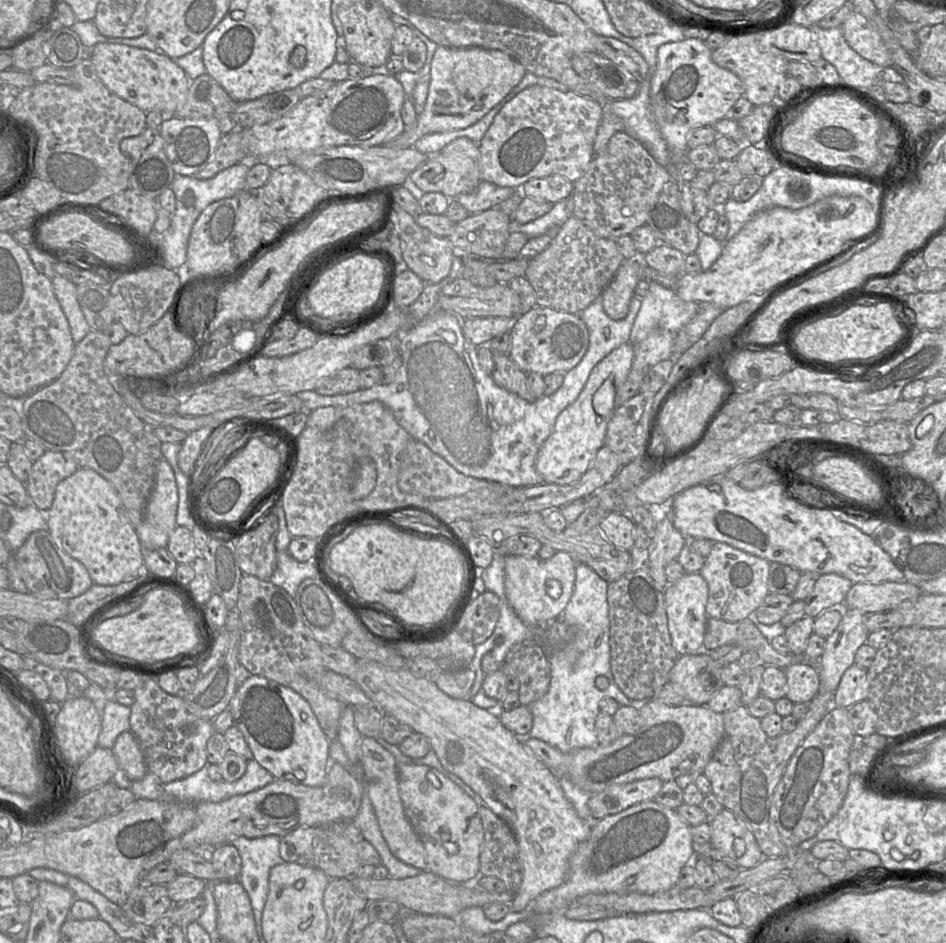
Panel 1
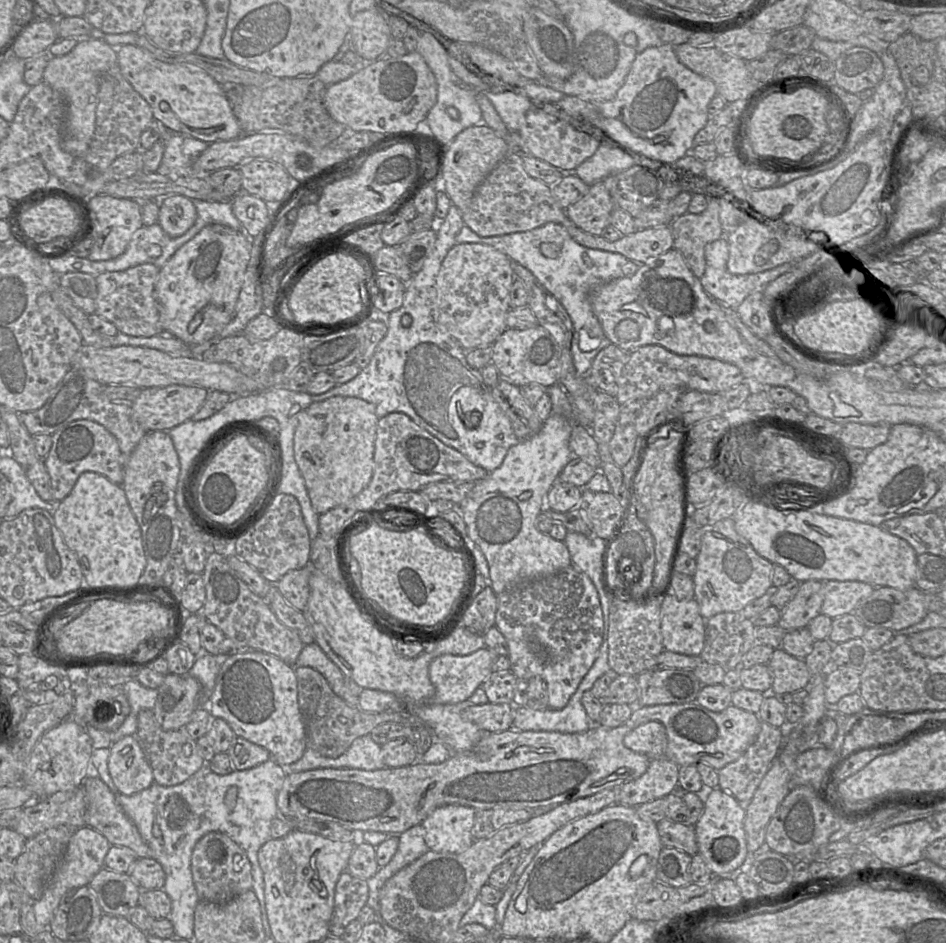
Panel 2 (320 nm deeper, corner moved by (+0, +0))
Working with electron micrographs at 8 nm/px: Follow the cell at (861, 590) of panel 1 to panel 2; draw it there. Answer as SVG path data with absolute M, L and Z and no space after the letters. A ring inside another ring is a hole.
M861 581L823 582L823 604L821 613L834 619L852 613L860 600L868 597L875 587Z

